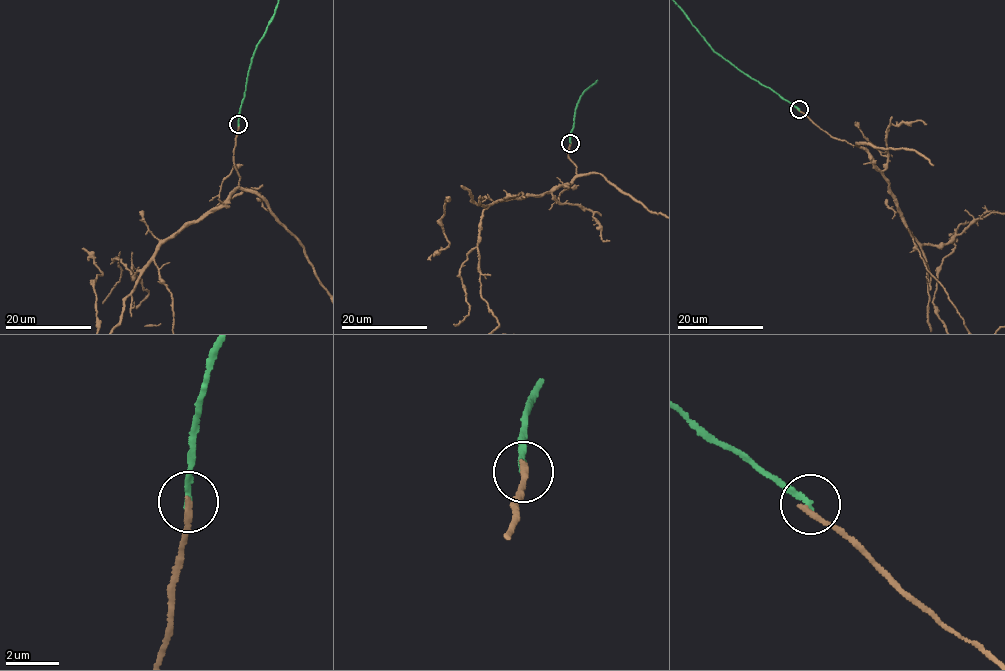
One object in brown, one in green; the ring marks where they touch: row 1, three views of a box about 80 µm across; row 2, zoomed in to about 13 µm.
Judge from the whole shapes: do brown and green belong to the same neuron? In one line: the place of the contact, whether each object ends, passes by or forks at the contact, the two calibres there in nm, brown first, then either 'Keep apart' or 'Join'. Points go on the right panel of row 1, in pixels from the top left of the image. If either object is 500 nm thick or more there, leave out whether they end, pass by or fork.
Place: (799, 109). At the ring brown ends. At the ring green ends. Thickness 220 nm (brown) against 200 nm. Keep apart

